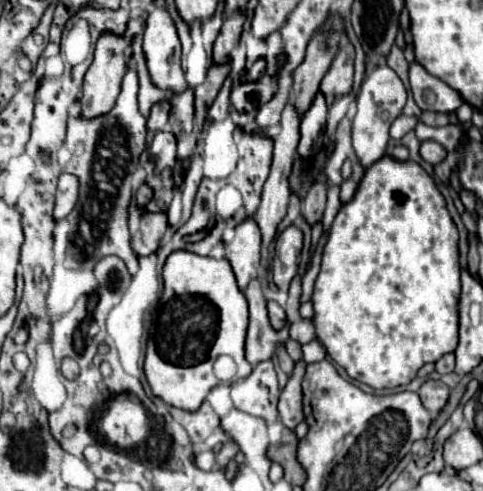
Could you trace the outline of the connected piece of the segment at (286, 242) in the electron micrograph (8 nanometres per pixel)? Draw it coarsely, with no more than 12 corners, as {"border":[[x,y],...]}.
{"border":[[289,226],[279,234],[273,282],[281,292],[297,274],[303,234]]}

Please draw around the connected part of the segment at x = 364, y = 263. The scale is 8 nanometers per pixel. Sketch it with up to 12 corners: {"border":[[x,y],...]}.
{"border":[[413,160],[341,206],[313,290],[333,362],[409,384],[459,344],[459,232]]}

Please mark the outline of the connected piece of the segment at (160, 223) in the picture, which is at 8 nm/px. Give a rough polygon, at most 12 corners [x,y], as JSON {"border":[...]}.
{"border":[[141,214],[139,236],[131,238],[137,256],[157,252],[169,228],[165,214]]}

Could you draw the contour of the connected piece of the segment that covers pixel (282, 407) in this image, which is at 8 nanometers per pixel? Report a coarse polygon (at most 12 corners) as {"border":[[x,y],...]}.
{"border":[[297,360],[279,398],[279,418],[287,428],[303,422],[301,380],[305,360]]}

